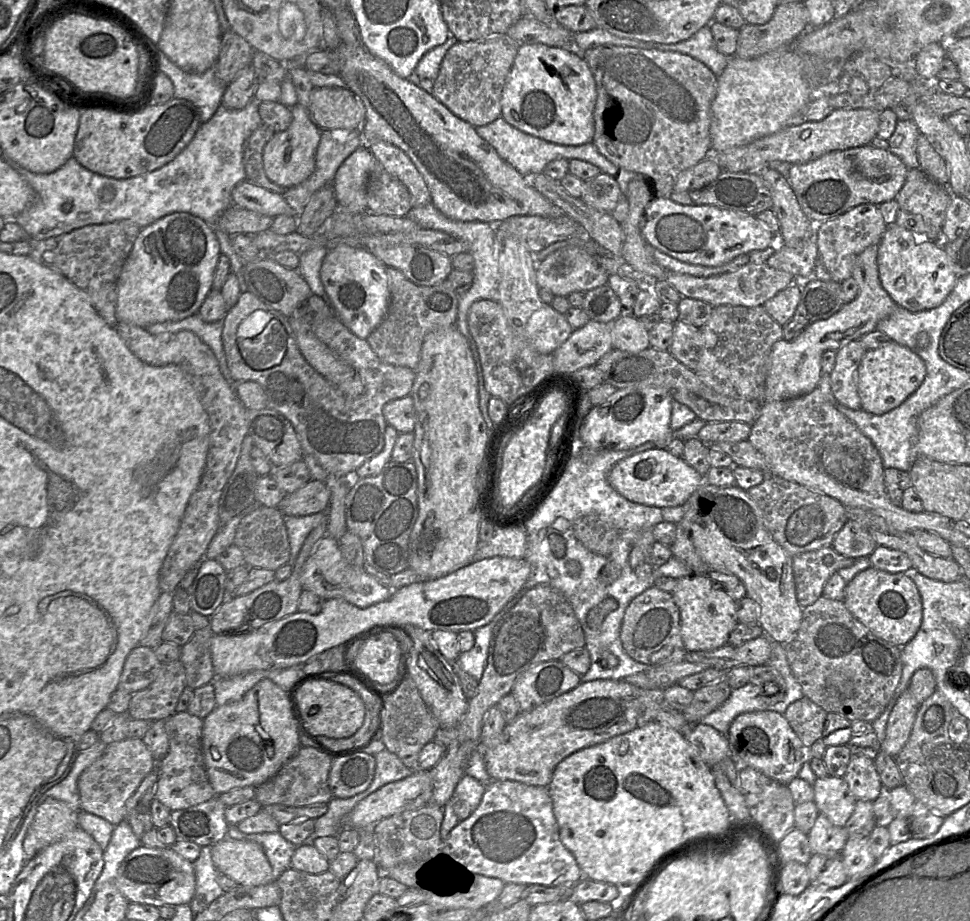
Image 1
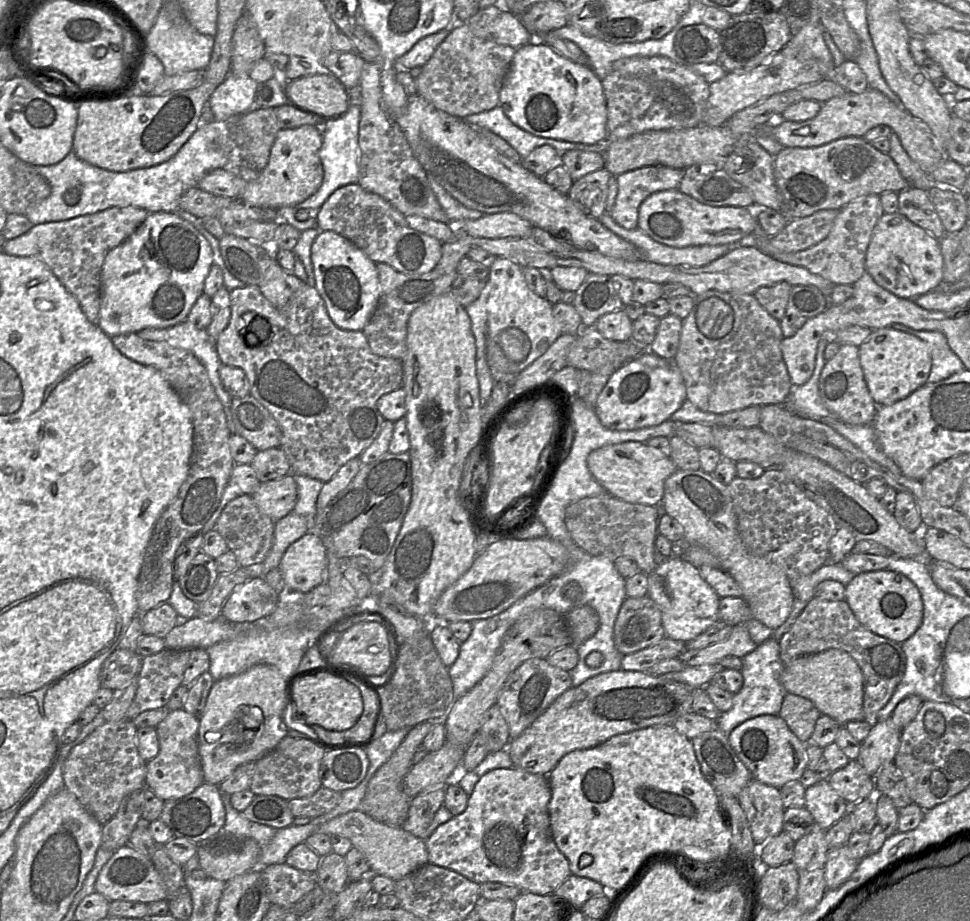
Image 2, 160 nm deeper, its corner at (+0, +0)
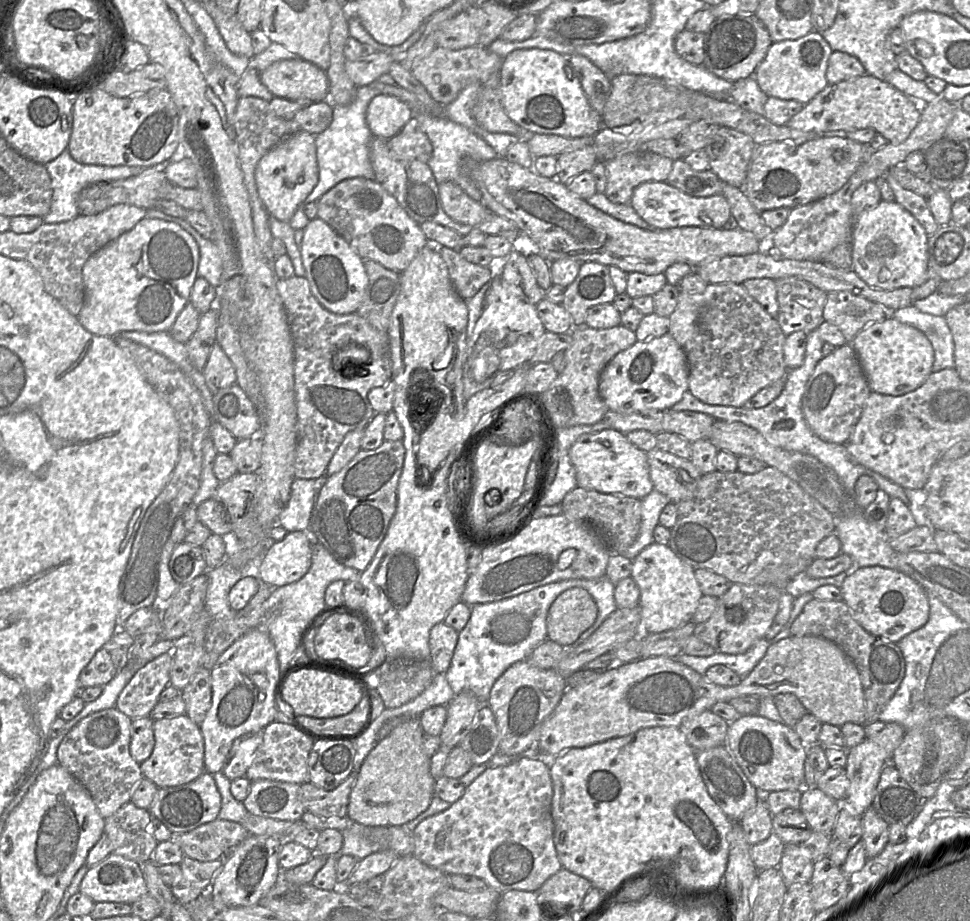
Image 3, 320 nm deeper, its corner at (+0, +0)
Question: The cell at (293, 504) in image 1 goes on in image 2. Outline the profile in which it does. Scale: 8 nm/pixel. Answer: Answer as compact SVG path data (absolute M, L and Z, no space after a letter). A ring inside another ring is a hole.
M293 473L261 482L257 491L251 496L258 508L276 523L293 512L296 505L297 484Z

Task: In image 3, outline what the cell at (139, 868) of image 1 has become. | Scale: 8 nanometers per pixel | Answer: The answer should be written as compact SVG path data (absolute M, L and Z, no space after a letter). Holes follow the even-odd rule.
M110 854L90 867L83 877L79 892L96 902L132 904L148 894L142 873L142 864Z

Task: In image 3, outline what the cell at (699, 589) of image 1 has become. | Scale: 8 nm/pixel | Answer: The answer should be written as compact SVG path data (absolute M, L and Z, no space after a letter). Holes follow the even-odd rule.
M656 542L645 547L632 560L631 577L640 590L638 607L643 633L661 633L691 622L703 596L694 572L668 545Z

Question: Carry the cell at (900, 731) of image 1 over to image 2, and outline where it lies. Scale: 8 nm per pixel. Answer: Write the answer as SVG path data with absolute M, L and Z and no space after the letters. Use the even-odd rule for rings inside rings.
M891 717L879 721L870 729L862 741L860 754L856 759L871 776L875 777L886 763L891 763L900 746L901 730Z

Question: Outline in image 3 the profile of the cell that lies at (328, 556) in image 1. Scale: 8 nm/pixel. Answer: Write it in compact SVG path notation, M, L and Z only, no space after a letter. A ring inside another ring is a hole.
M303 531L288 532L285 537L273 543L261 560L253 565L253 572L261 583L271 587L282 587L300 580L310 569L312 545Z

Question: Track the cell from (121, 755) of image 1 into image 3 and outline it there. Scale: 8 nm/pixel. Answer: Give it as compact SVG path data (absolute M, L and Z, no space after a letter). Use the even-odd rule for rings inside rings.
M116 707L93 712L64 736L57 750L58 764L84 785L103 818L111 816L129 802L137 783L143 778L140 764L130 754L131 723L132 719Z

